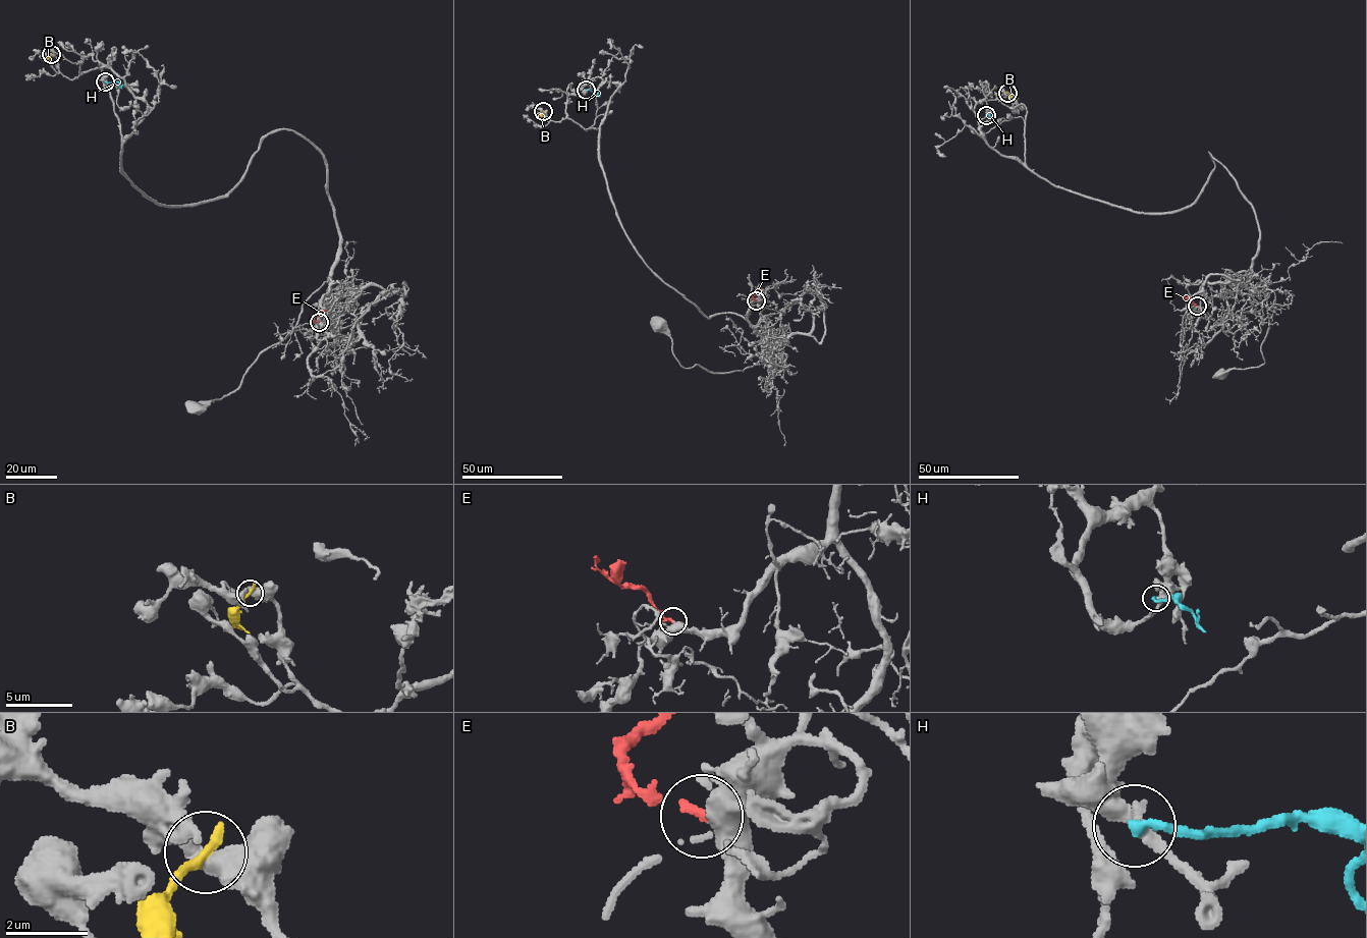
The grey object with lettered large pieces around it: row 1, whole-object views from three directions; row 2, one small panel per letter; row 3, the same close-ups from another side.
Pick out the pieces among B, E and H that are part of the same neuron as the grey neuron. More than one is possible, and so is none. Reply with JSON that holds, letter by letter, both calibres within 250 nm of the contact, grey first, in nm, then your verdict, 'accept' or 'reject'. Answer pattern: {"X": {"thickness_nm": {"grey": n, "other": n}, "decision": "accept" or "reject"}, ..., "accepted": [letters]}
{"B": {"thickness_nm": {"grey": 500, "other": 320}, "decision": "reject"}, "E": {"thickness_nm": {"grey": 280, "other": 200}, "decision": "accept"}, "H": {"thickness_nm": {"grey": 360, "other": 240}, "decision": "reject"}, "accepted": ["E"]}

